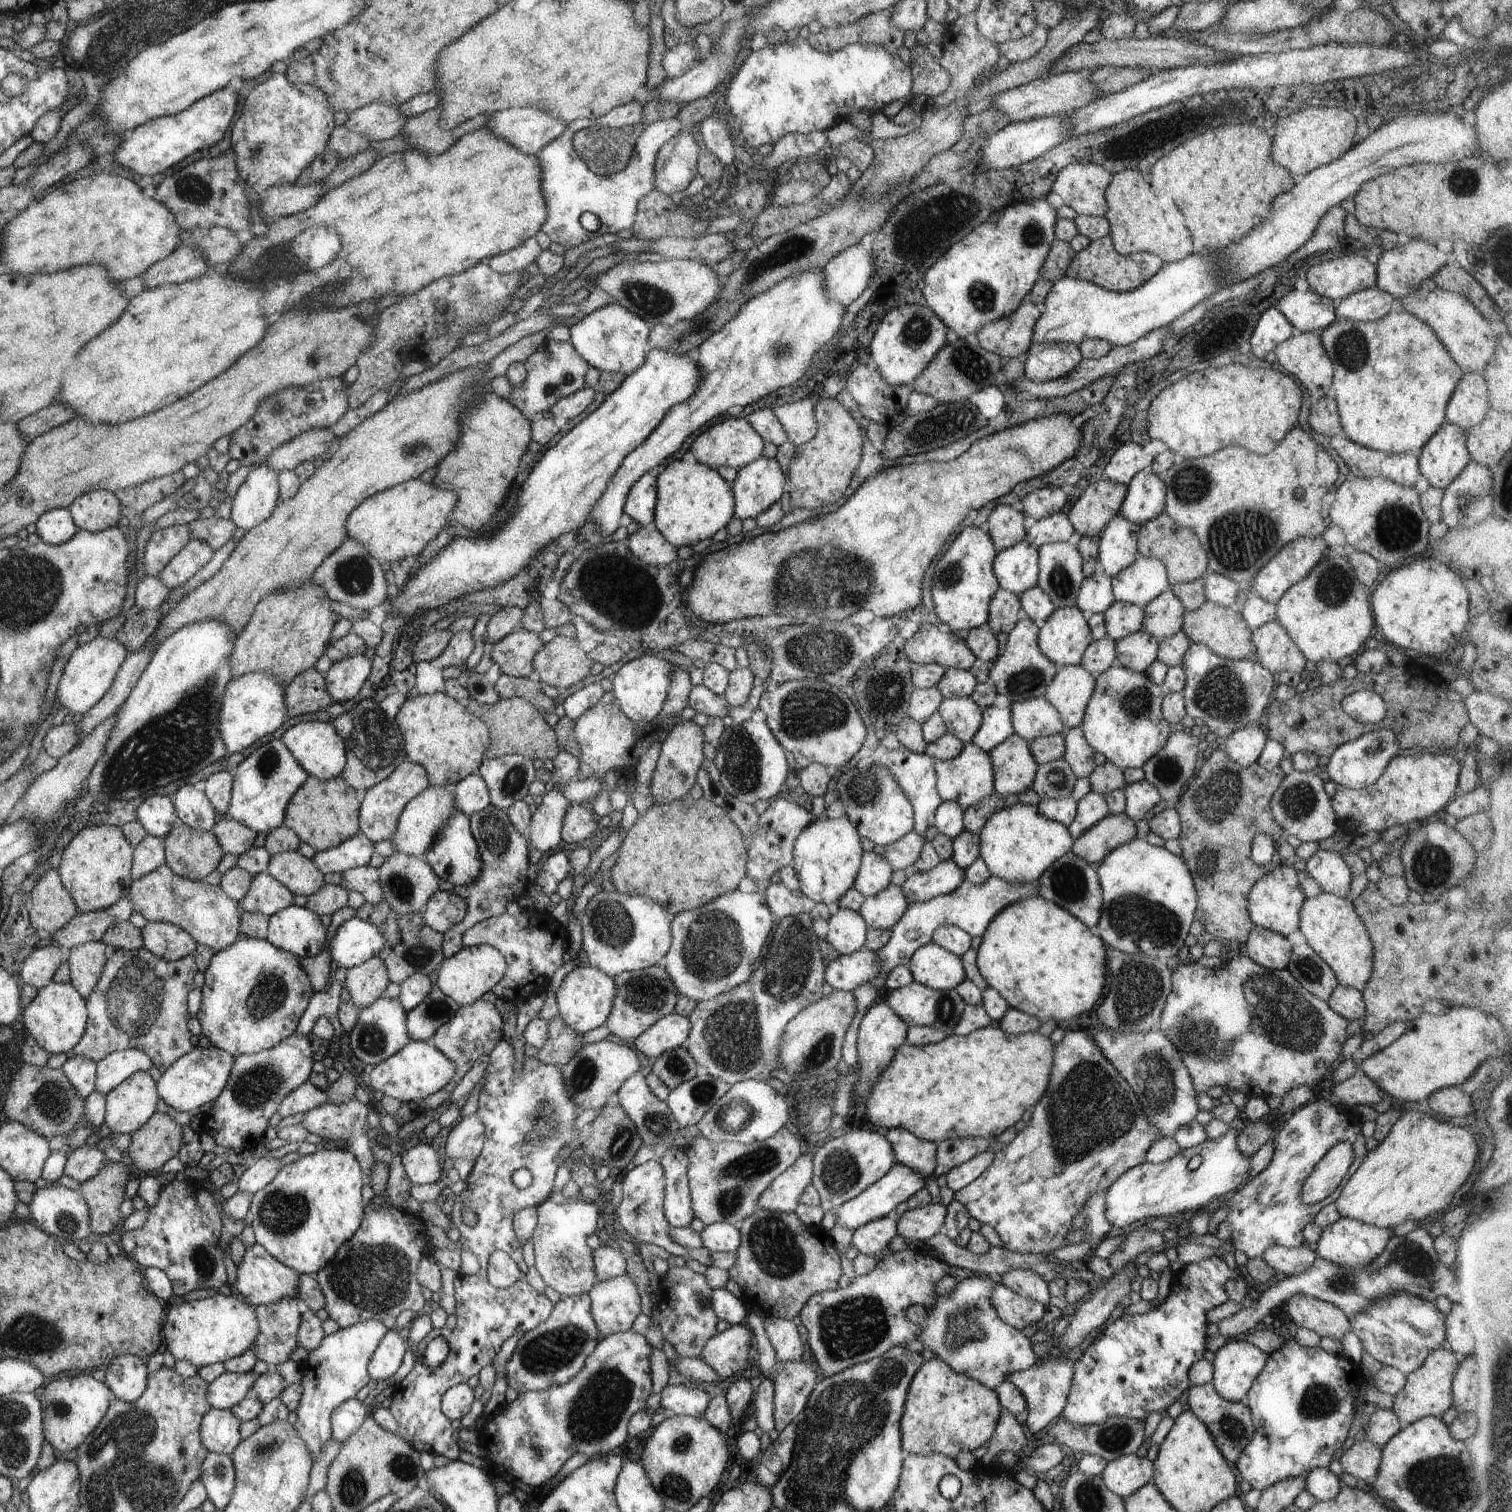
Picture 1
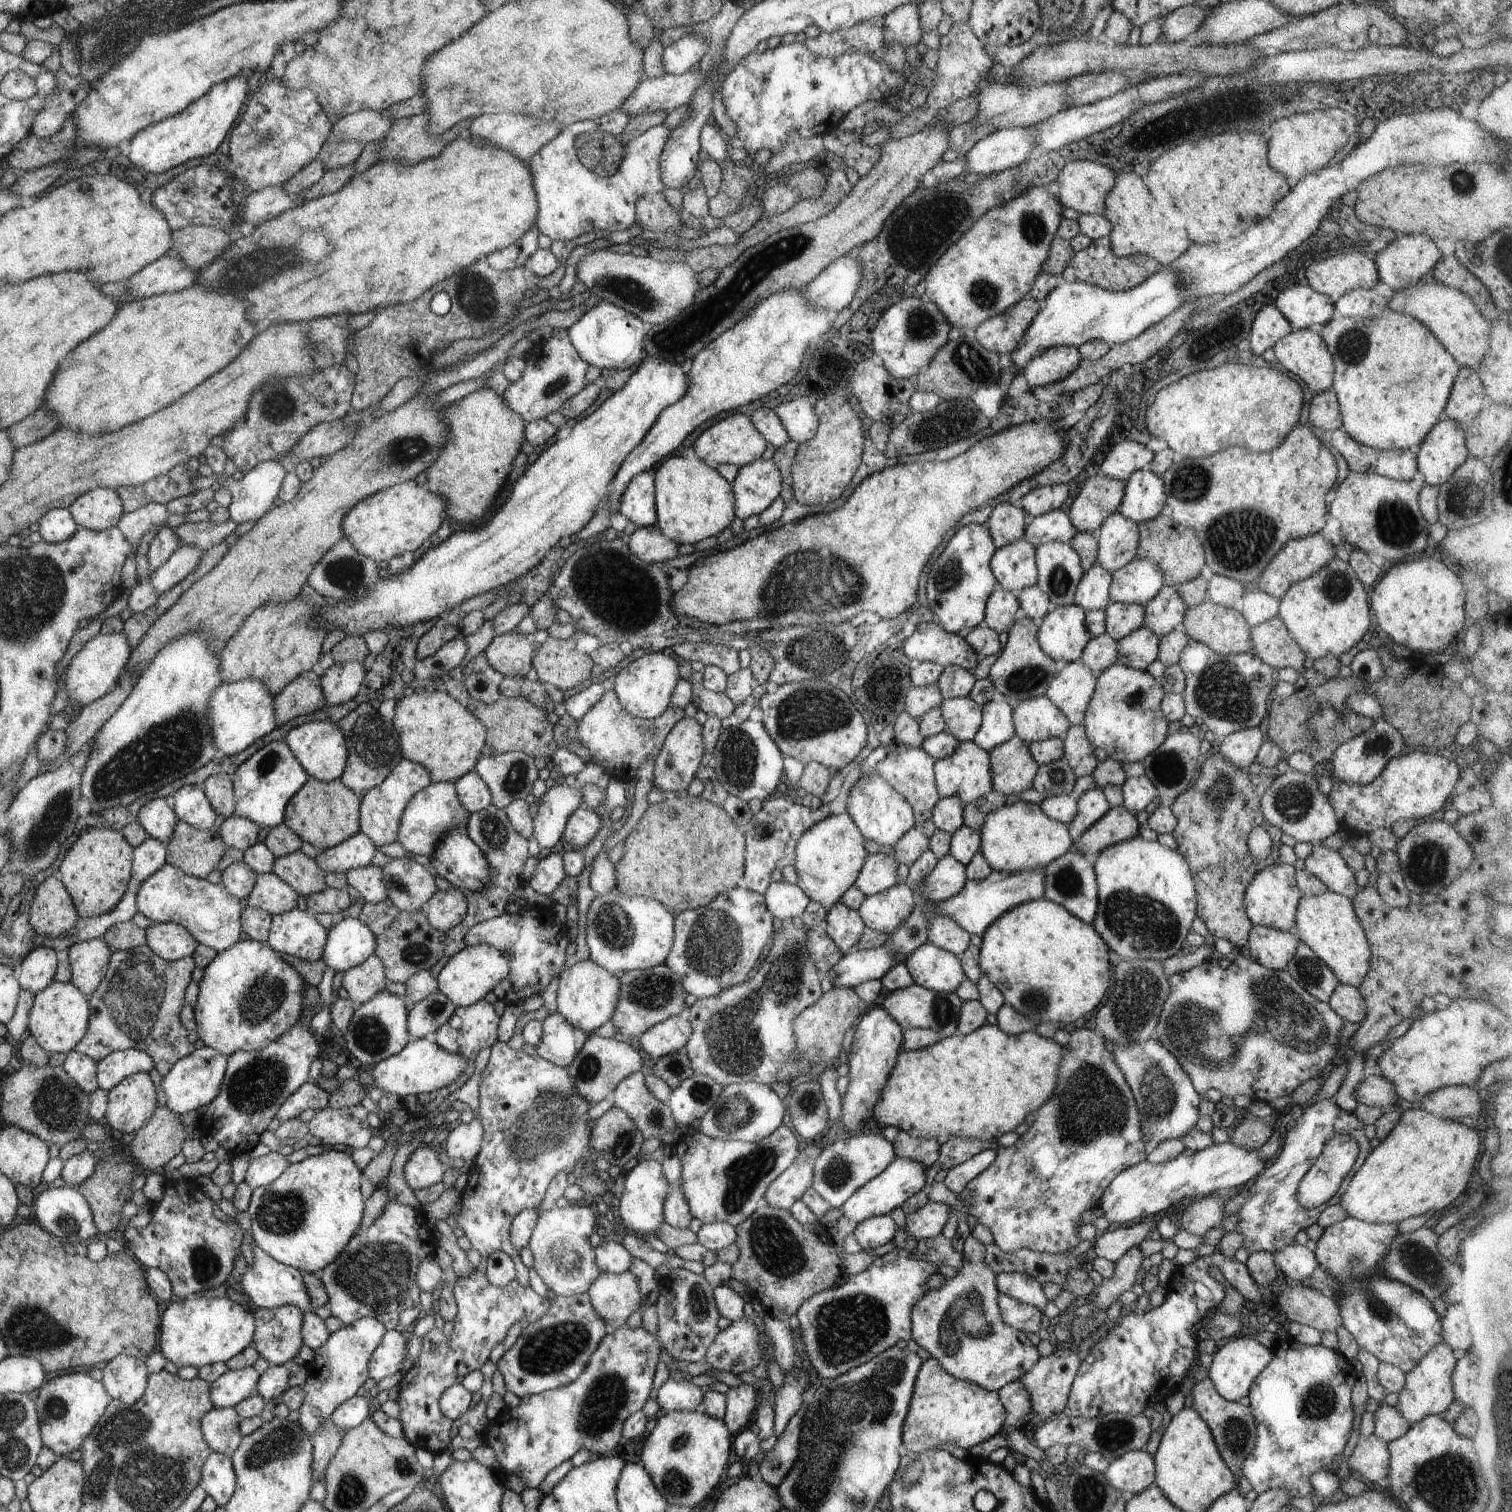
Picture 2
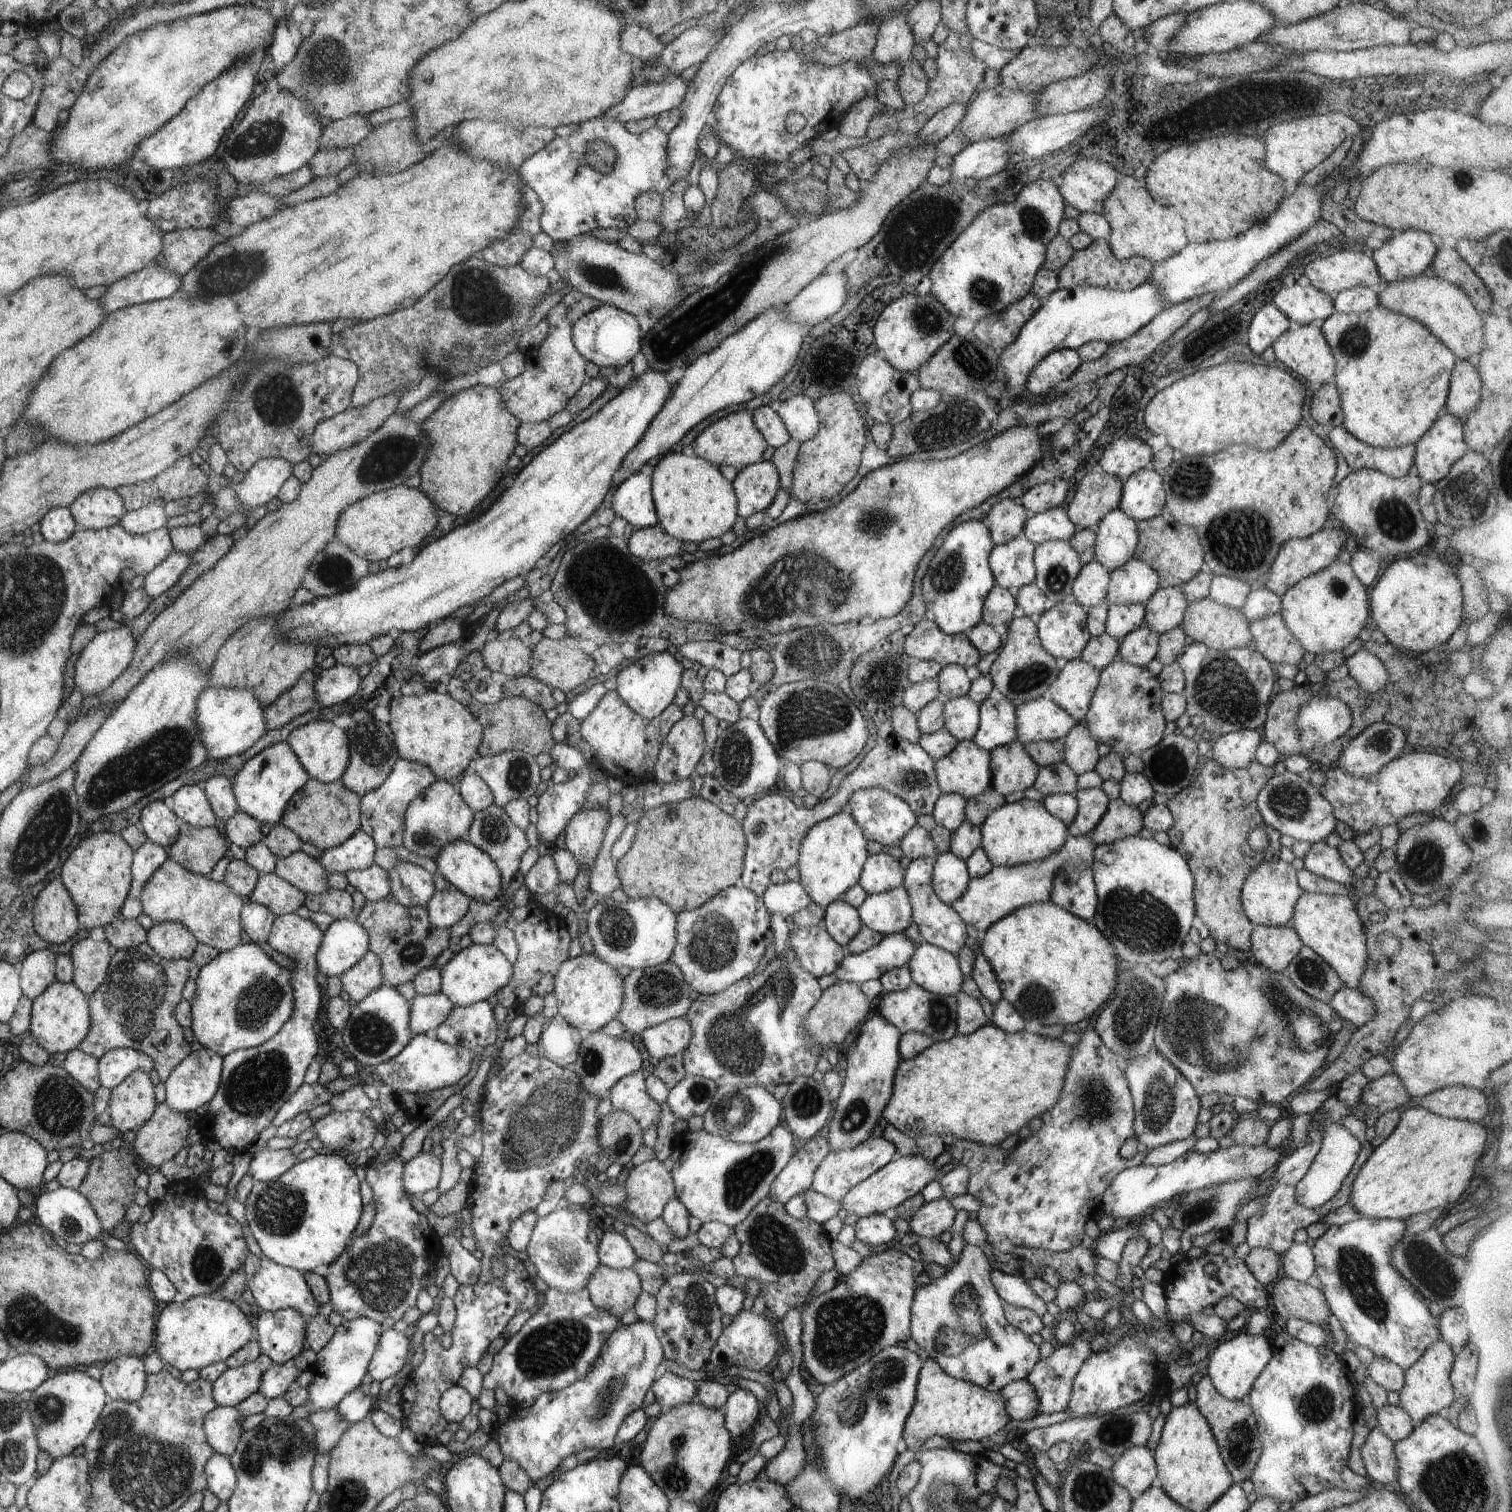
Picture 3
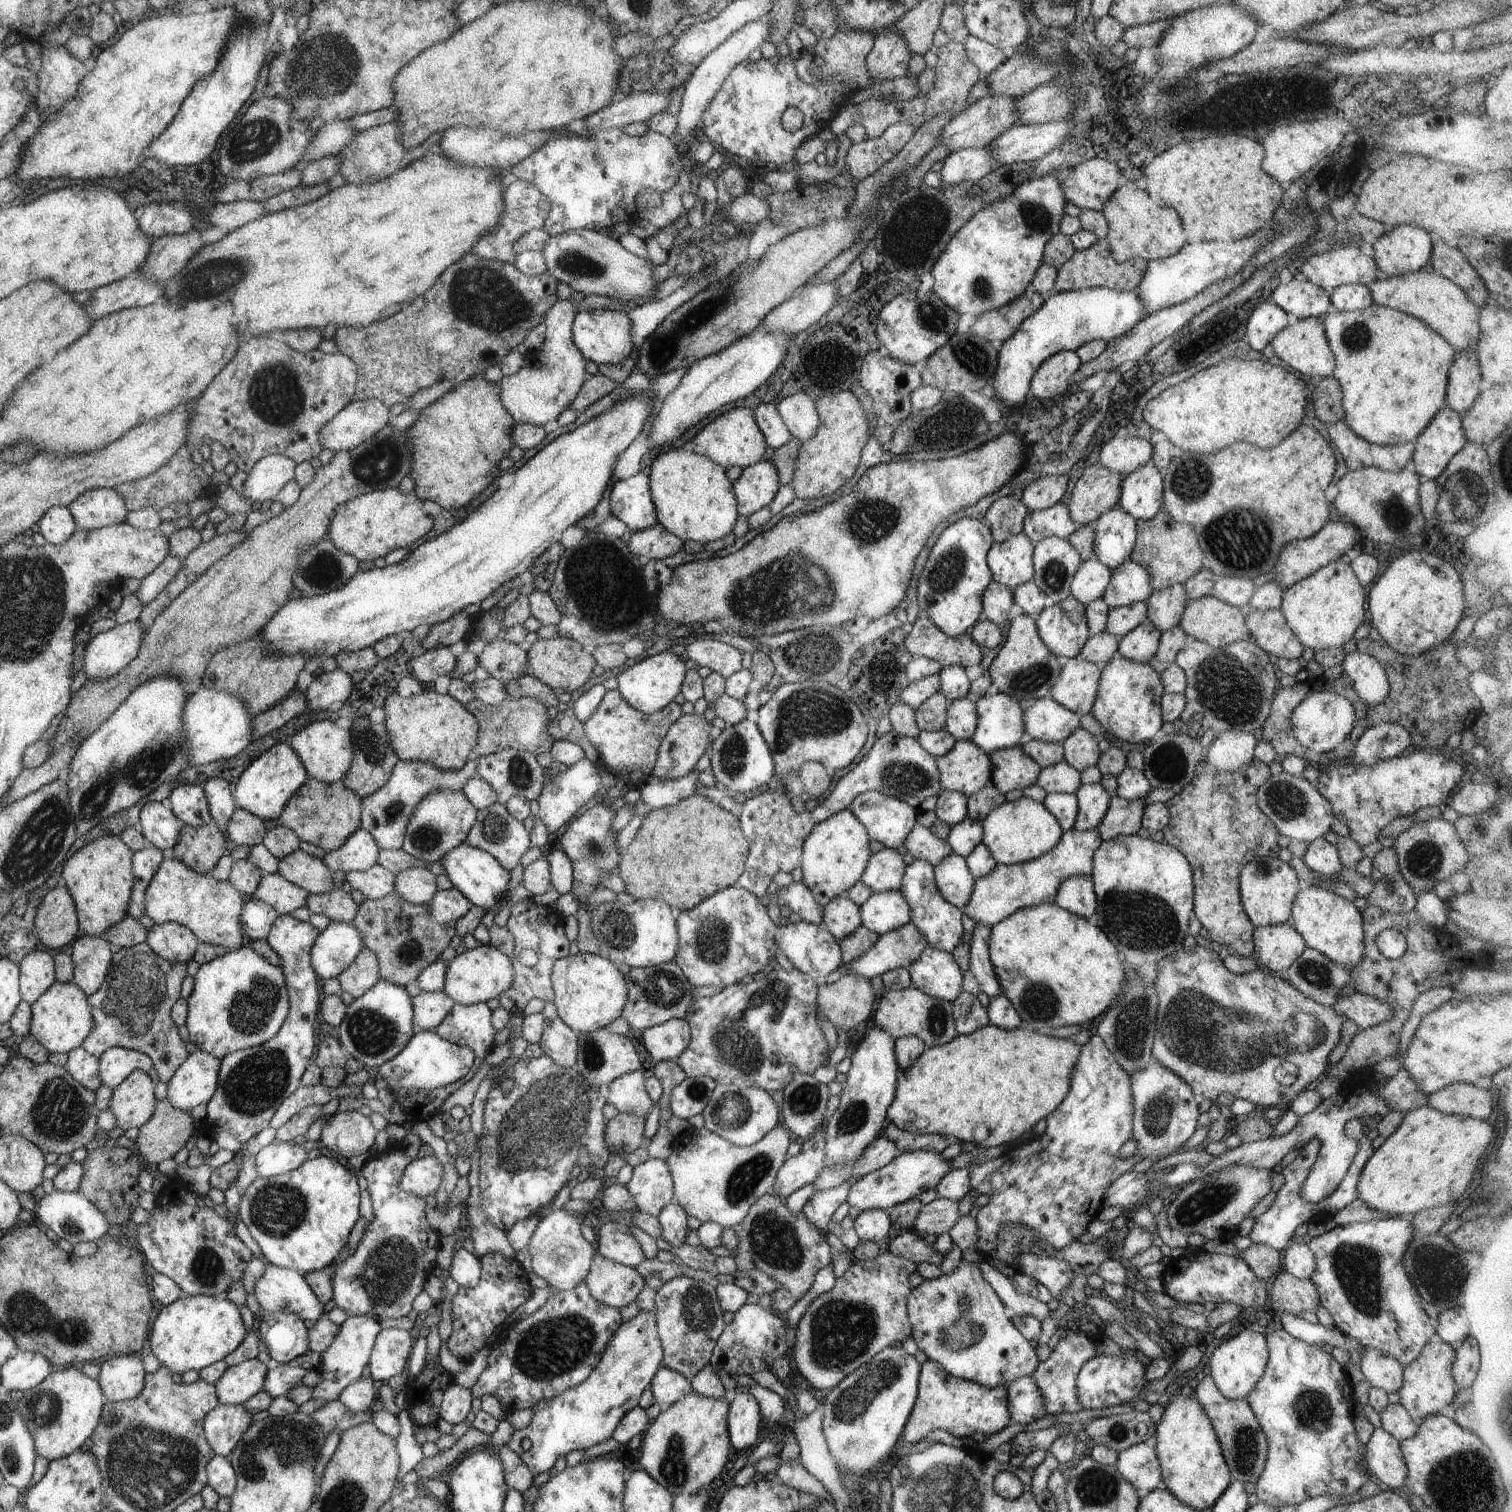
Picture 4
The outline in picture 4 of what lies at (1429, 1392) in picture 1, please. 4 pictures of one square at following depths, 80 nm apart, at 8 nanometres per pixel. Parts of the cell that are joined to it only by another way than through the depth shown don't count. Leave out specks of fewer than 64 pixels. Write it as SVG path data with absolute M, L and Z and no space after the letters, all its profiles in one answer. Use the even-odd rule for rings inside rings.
M1436 1338L1422 1347L1421 1353L1414 1362L1404 1366L1403 1383L1397 1392L1399 1403L1404 1406L1418 1426L1427 1416L1440 1413L1444 1406L1452 1404L1455 1399L1458 1386L1452 1376L1454 1359L1455 1350L1452 1345Z

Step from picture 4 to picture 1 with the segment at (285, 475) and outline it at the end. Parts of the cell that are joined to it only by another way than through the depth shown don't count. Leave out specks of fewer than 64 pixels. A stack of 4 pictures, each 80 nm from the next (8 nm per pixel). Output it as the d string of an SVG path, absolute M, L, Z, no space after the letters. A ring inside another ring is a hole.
M266 463L248 473L233 495L230 518L242 530L250 531L269 519L280 495L280 472Z

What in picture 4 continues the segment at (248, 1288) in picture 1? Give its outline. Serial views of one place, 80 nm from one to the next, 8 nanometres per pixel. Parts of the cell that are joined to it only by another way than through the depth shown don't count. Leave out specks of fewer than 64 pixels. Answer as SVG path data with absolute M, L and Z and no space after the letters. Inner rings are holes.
M272 1264L266 1267L263 1275L256 1281L254 1298L264 1308L265 1313L276 1311L294 1313L307 1325L313 1325L326 1314L324 1303L317 1297L304 1274L297 1270L285 1269Z

